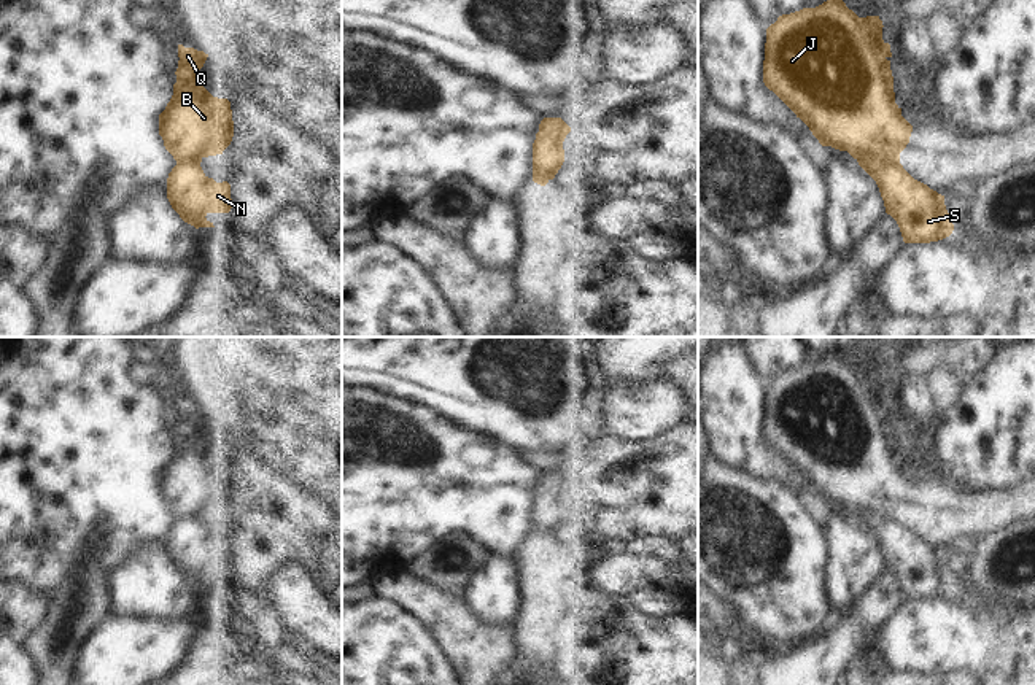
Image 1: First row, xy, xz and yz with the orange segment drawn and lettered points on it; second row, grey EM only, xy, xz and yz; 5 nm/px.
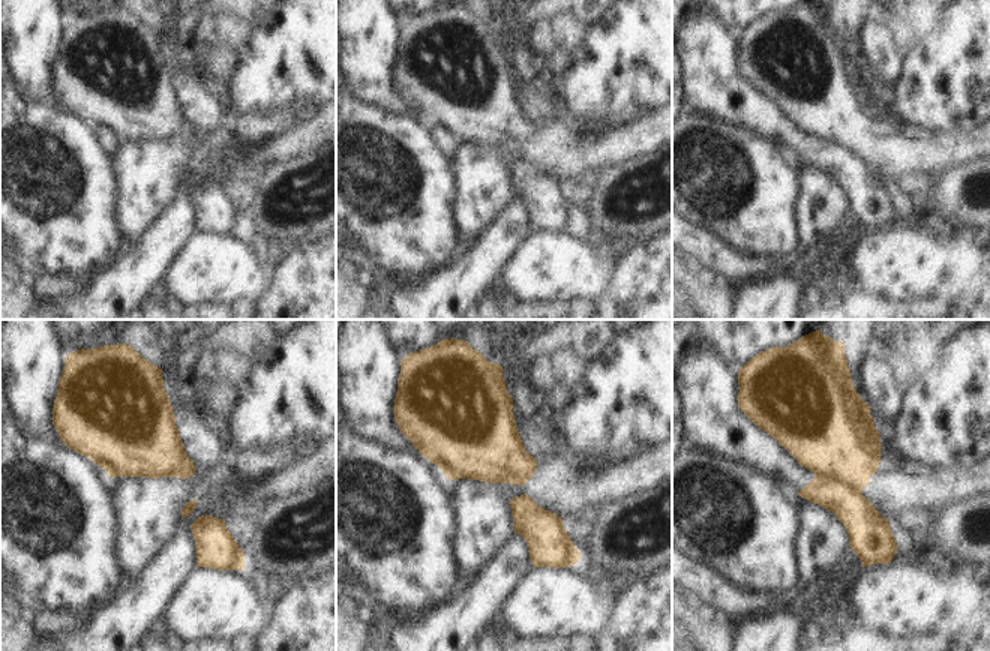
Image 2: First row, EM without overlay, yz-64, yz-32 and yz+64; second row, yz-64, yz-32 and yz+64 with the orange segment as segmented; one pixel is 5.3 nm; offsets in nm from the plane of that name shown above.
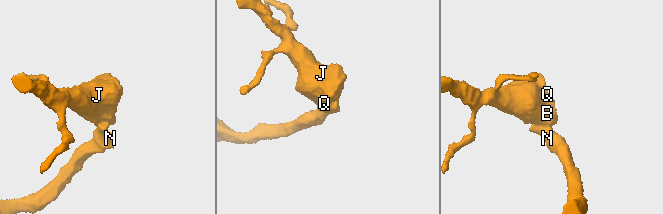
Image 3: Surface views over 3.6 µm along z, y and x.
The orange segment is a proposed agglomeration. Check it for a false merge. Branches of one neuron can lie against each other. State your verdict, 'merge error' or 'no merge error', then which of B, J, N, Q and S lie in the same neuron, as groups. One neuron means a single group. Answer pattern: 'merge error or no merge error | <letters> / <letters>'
merge error | B J Q / N S

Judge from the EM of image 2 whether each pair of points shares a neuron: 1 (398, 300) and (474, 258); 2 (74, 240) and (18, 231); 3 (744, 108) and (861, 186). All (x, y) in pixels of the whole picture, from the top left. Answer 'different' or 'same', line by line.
1: same
2: same
3: same

